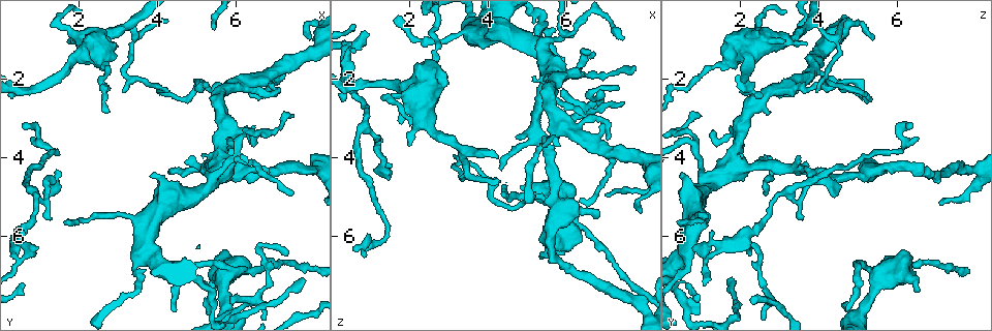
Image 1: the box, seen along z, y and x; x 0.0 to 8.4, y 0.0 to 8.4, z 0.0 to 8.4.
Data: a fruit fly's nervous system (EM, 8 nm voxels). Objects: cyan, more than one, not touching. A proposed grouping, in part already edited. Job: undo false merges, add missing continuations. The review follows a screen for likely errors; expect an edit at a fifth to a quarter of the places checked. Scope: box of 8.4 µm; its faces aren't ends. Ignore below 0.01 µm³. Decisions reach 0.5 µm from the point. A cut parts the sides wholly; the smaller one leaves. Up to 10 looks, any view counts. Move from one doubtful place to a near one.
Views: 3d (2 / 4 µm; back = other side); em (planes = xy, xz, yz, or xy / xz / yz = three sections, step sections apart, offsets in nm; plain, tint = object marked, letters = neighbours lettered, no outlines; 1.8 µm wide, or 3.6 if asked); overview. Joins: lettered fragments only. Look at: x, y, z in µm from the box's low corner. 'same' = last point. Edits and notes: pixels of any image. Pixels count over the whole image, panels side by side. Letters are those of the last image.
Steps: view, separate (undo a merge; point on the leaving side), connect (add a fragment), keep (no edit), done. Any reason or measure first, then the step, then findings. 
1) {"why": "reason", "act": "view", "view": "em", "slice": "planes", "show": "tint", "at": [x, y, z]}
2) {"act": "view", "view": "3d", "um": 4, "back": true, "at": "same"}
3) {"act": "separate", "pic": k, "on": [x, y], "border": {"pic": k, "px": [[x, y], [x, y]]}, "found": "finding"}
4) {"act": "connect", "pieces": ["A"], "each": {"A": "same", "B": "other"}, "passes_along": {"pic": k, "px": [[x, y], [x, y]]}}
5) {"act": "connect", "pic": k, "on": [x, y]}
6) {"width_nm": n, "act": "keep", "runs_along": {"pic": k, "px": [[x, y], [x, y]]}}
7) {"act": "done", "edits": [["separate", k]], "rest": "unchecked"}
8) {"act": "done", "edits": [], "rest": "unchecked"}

{"act": "view", "view": "em", "slice": "planes", "show": "letters", "at": [1.20, 5.00, 4.35]}

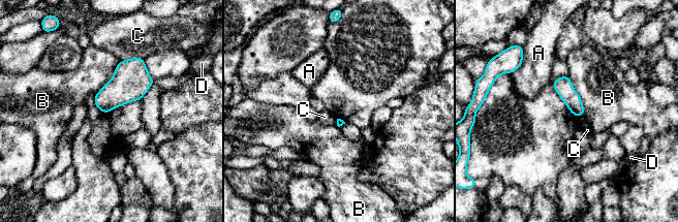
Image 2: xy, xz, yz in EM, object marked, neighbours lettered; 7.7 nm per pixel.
{"longest_contact_nm": ["B", 340], "act": "keep", "each": {"A": "other", "B": "other", "C": "other", "D": "other"}, "border": {"pic": 2, "px": [[143, 58], [129, 58], [121, 61]]}, "found": "none of them fits"}

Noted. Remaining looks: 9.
{"why": "thin end", "act": "view", "view": "3d", "um": 2, "at": [5.85, 7.70, 2.35]}

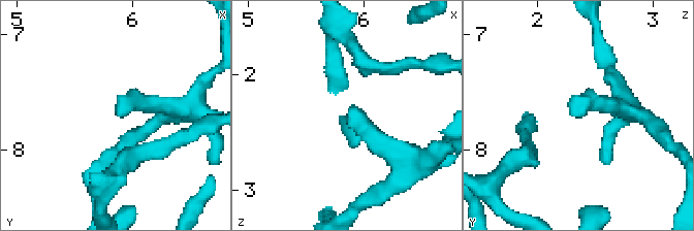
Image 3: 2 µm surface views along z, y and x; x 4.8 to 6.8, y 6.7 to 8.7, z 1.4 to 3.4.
{"act": "view", "view": "em", "slice": "planes", "show": "plain", "at": [5.90, 7.70, 2.34]}

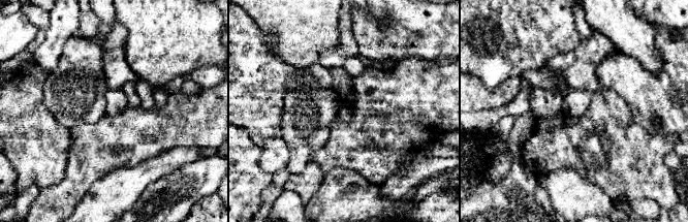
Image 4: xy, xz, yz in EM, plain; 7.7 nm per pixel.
{"why": "see the neighbours", "act": "view", "view": "em", "slice": "planes", "show": "letters", "at": "same"}

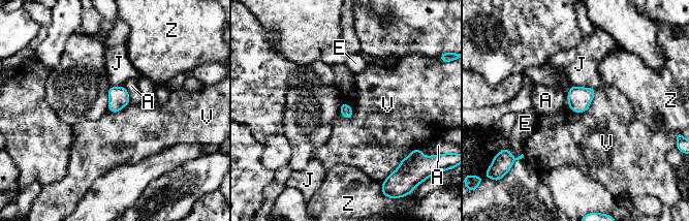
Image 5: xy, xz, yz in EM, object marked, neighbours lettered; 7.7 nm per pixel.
{"width_nm": 90, "act": "keep", "each": {"A": "other", "E": "other", "J": "other", "V": "other", "Z": "other"}, "border": {"pic": 5, "px": [[596, 90], [585, 111], [568, 107]]}, "found": "none of them fits"}

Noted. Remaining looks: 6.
{"why": "branch point", "act": "view", "view": "em", "um": 3.6, "slice": "planes", "show": "tint", "at": [5.60, 4.20, 1.85]}

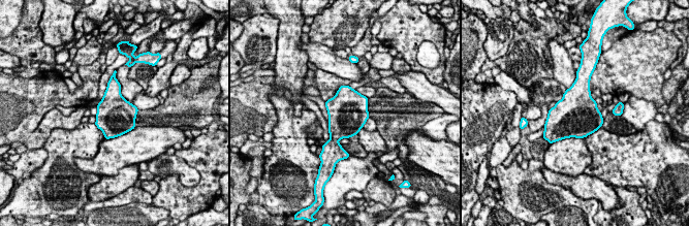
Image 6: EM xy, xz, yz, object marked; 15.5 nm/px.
{"act": "view", "view": "em", "um": 3.6, "slice": "planes", "show": "letters", "at": "same"}

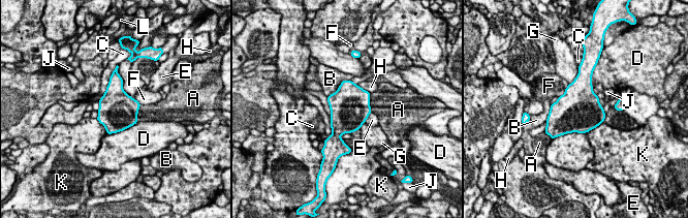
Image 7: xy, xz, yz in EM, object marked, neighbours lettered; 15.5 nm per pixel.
{"act": "keep", "each": {"A": "other", "B": "other", "C": "other", "D": "other", "E": "other", "F": "other", "G": "other", "H": "other", "J": "other", "K": "other", "L": "other"}, "border": {"pic": 7, "px": [[118, 73], [122, 88], [133, 98]]}, "found": "one neuron here"}

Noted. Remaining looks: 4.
{"why": "four arms meet", "act": "view", "view": "3d", "um": 4, "at": [5.65, 7.00, 5.55]}

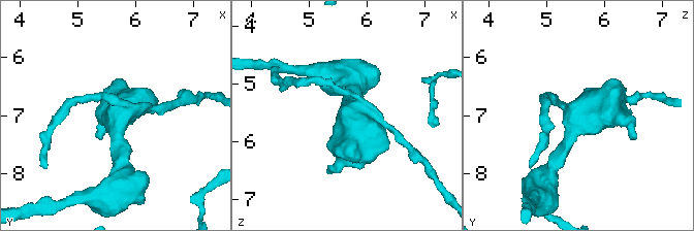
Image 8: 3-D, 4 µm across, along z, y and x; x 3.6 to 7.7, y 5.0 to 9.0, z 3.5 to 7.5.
{"act": "view", "view": "em", "um": 3.6, "slice": "planes", "show": "letters", "at": [5.70, 7.05, 5.55]}

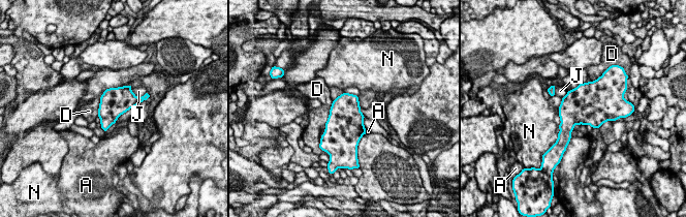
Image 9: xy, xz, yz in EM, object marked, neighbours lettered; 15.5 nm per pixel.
{"act": "separate", "pic": 9, "on": [146, 96], "each": {"A": "other", "D": "other", "J": "other", "N": "other"}, "found": "a second neuron is stuck on"}

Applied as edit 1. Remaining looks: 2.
{"act": "done", "edits": [["separate", 9]], "rest": "unchecked"}

